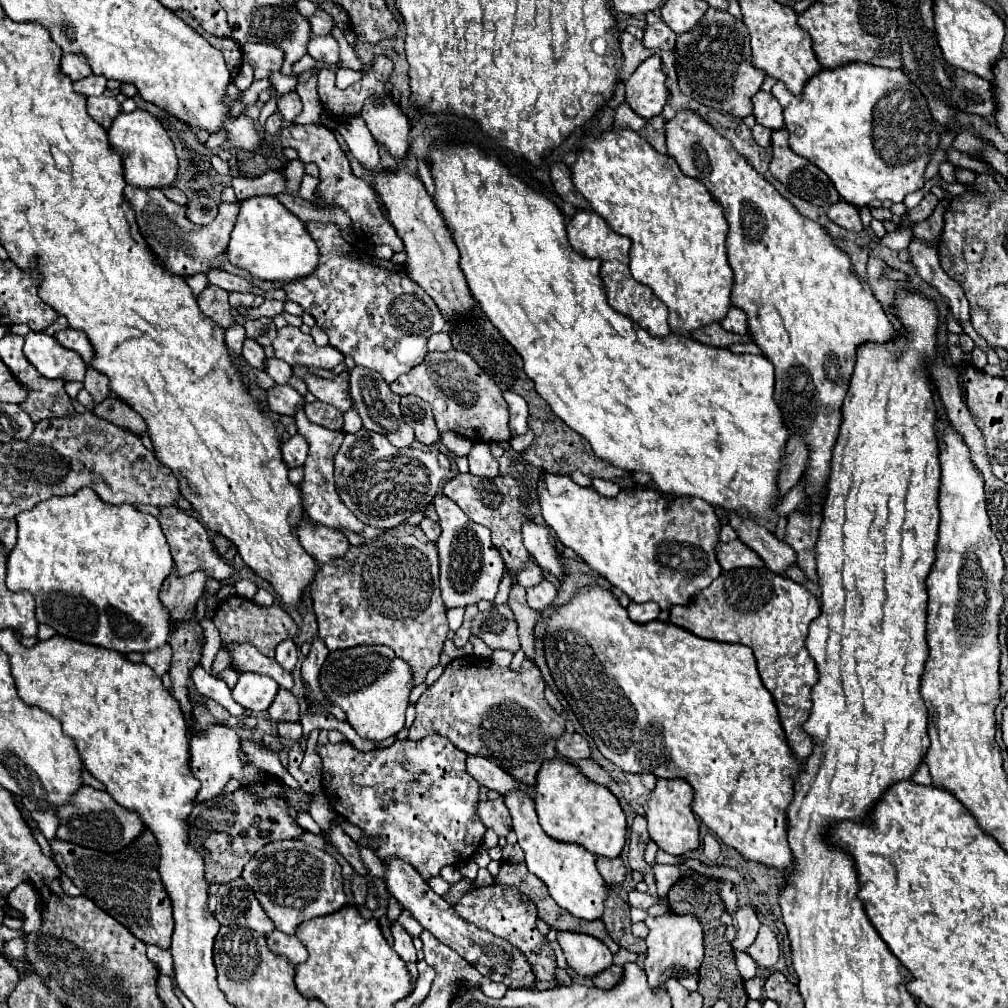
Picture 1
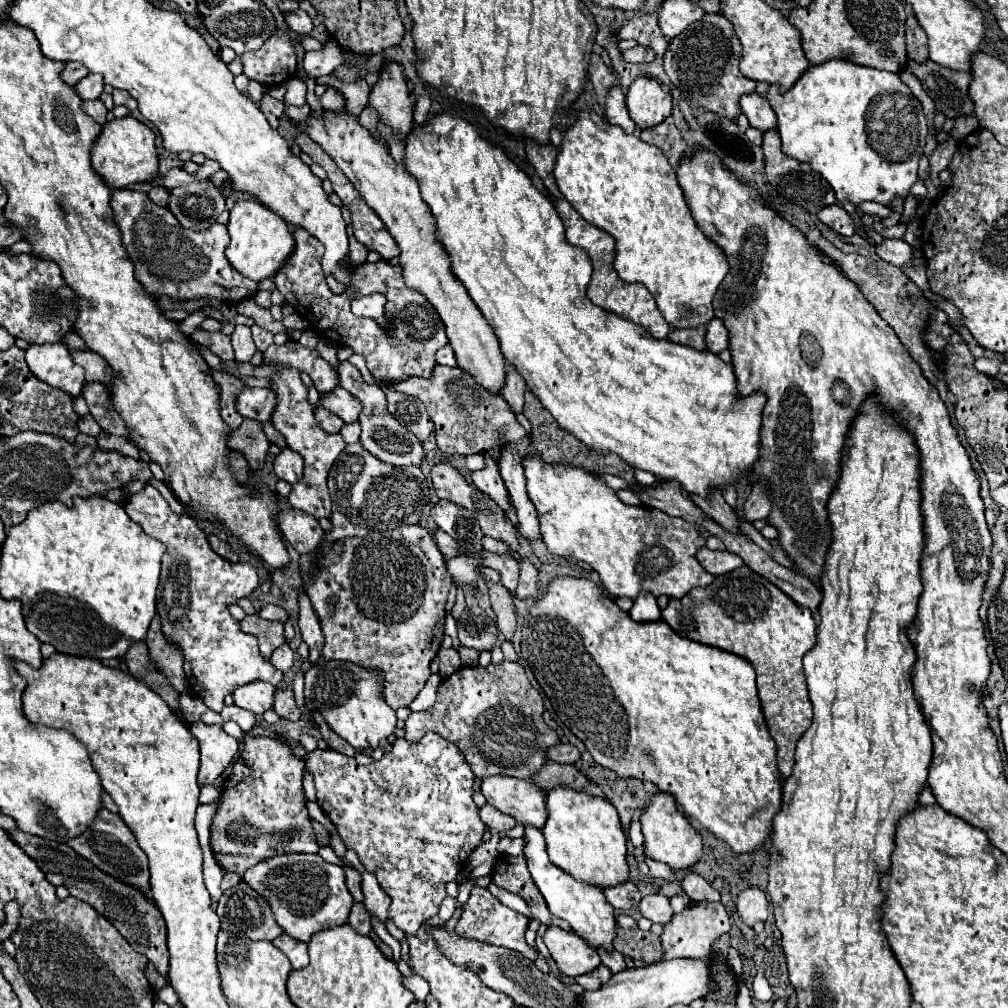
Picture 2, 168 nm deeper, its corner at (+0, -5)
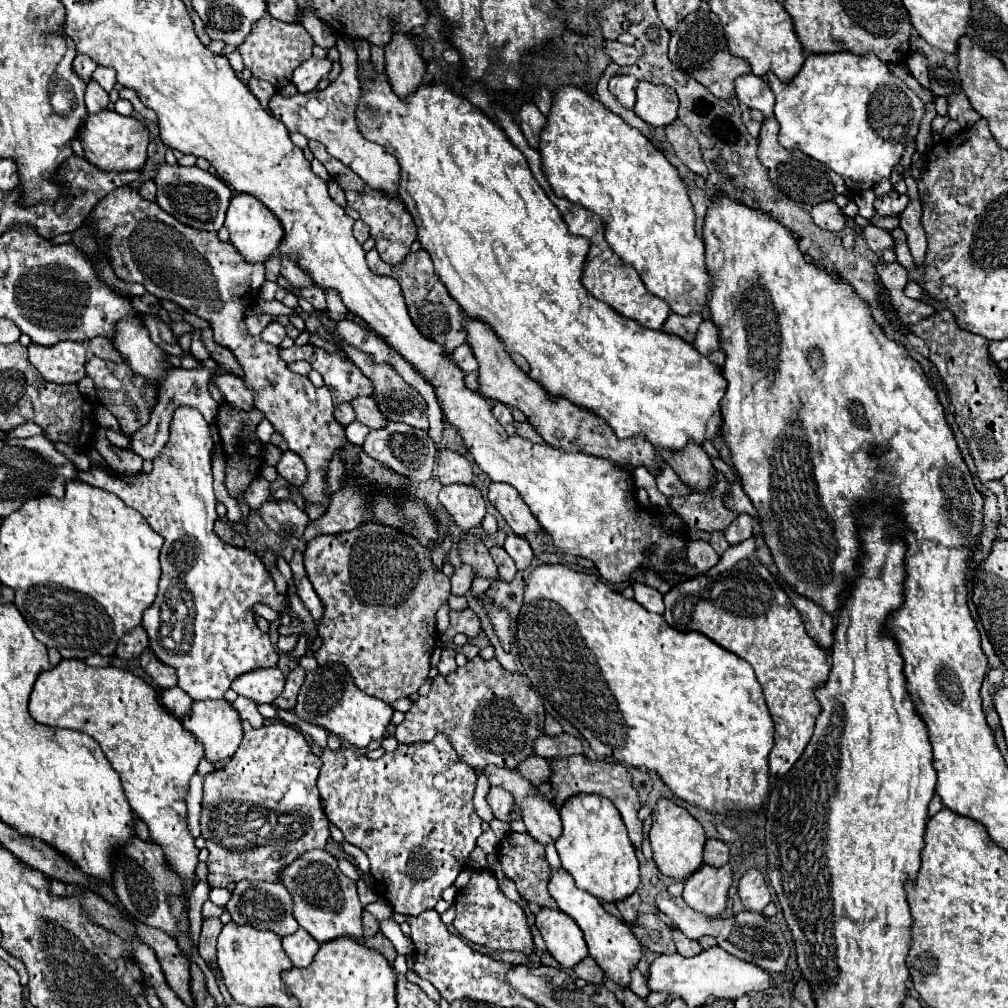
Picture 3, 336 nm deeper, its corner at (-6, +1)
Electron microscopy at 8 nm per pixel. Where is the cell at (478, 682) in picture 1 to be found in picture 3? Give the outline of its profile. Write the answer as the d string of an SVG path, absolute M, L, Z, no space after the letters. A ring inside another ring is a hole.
M476 656L468 660L464 666L460 666L456 672L448 676L436 676L432 680L430 694L420 696L406 712L406 720L396 726L396 740L402 744L428 742L438 732L444 732L450 738L462 762L470 764L472 768L486 768L494 764L498 768L516 770L520 762L524 762L528 756L534 756L534 740L538 740L544 734L544 716L544 704L526 676L506 670L496 658L484 660Z

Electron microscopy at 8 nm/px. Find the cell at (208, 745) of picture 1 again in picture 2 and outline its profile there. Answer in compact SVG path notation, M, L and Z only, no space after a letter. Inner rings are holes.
M194 722L188 726L188 730L200 742L198 784L212 784L238 754L238 740L228 736L222 726Z

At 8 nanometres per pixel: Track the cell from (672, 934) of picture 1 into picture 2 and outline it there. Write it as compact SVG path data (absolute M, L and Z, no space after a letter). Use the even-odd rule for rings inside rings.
M696 902L688 906L684 912L674 914L670 924L664 926L662 932L662 946L664 946L664 958L702 958L710 954L712 942L730 930L730 914L726 912L722 902Z

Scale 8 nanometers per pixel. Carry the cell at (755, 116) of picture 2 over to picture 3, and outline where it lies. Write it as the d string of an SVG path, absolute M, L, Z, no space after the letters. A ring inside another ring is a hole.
M744 74L736 80L736 98L748 108L760 110L764 118L774 114L774 94L770 86L754 74Z

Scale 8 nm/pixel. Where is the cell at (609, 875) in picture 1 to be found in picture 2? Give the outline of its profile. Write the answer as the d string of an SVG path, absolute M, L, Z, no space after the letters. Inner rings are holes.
M624 882L620 886L614 886L612 890L604 890L604 896L606 902L616 910L628 910L638 902L638 898L642 898L640 890L632 882Z

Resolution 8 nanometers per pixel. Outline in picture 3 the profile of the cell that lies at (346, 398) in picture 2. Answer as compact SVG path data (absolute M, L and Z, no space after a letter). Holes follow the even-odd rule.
M370 396L354 398L350 404L352 404L354 412L356 412L356 420L366 424L368 428L382 428L386 424L382 412L378 412L378 406Z

